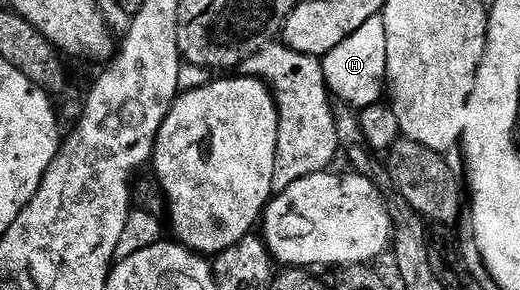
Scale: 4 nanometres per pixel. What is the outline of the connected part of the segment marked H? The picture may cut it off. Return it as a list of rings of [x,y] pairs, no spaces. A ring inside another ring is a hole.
[[[383,16],[370,19],[354,31],[334,51],[330,51],[322,58],[324,67],[324,84],[328,86],[329,94],[337,102],[345,101],[353,105],[356,111],[363,111],[372,105],[381,104],[382,97],[386,93],[386,27]]]

